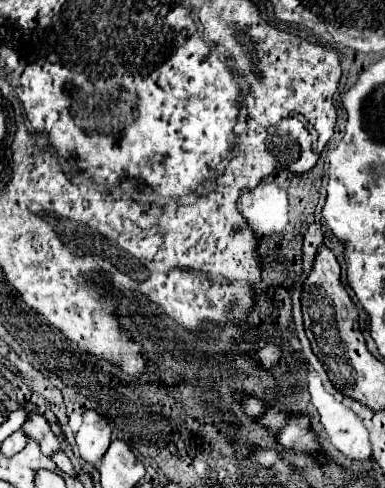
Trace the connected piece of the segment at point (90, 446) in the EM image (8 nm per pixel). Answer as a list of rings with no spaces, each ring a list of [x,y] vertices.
[[[85,410],[83,424],[75,438],[79,446],[79,456],[99,466],[99,460],[103,458],[111,444],[111,426],[97,410]]]

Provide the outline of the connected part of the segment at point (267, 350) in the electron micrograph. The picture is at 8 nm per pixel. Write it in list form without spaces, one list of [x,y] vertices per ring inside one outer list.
[[[267,344],[265,348],[261,348],[259,350],[259,362],[265,366],[265,368],[271,368],[271,366],[275,366],[277,362],[279,362],[279,358],[281,358],[281,348],[277,346],[277,344]]]

